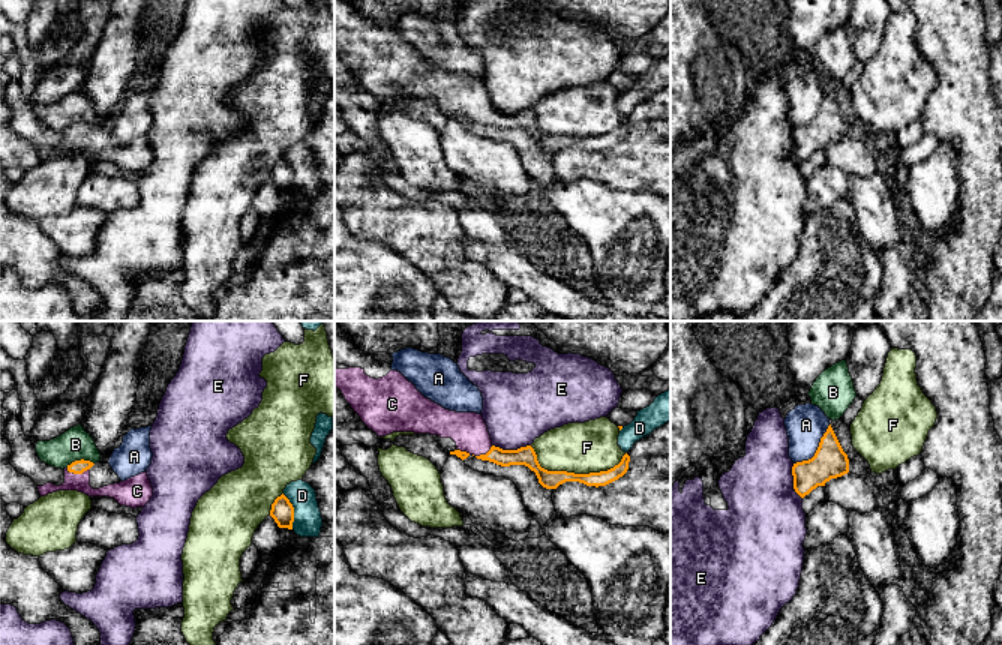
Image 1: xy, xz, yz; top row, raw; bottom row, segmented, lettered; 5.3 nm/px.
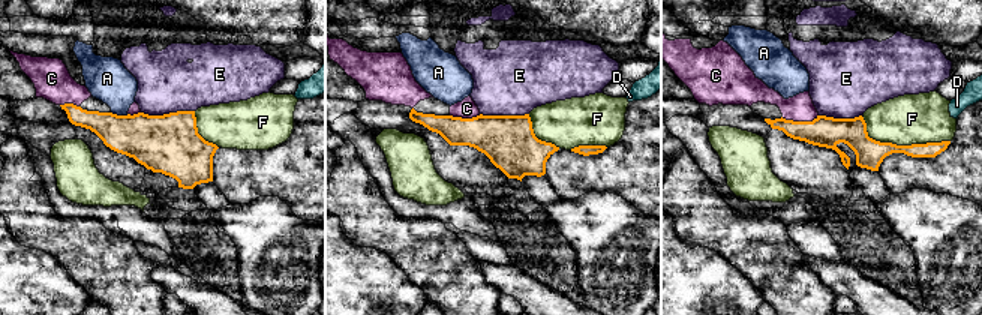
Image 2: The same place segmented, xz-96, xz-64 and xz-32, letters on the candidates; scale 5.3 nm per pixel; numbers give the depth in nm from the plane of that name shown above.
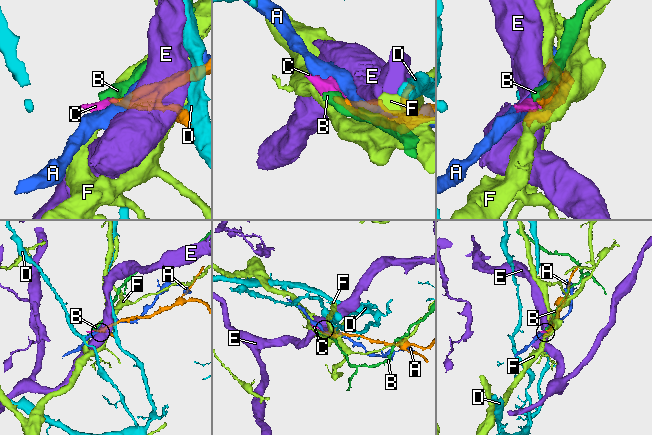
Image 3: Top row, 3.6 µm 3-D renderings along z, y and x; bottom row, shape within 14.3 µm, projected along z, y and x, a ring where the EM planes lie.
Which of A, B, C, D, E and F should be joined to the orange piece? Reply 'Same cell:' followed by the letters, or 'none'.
Same cell: C

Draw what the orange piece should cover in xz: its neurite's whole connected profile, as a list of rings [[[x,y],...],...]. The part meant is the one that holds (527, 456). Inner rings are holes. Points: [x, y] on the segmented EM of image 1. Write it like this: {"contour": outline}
{"contour": [[[492,446],[486,454],[476,456],[482,460],[489,460],[501,466],[510,465],[525,465],[536,472],[538,483],[546,489],[556,489],[566,482],[579,482],[586,486],[606,486],[620,477],[622,477],[628,470],[630,456],[626,453],[618,465],[608,471],[590,472],[590,474],[574,474],[567,471],[548,471],[540,466],[537,454],[531,446],[520,447],[518,450],[502,450]]]}

